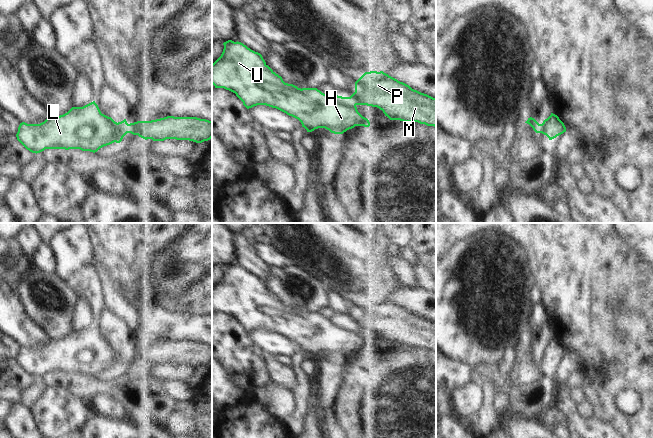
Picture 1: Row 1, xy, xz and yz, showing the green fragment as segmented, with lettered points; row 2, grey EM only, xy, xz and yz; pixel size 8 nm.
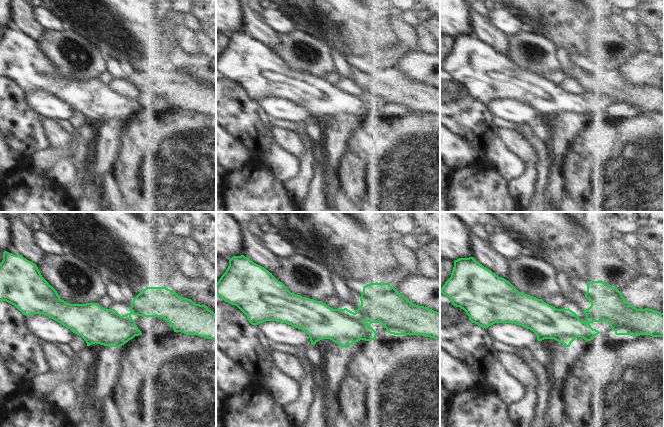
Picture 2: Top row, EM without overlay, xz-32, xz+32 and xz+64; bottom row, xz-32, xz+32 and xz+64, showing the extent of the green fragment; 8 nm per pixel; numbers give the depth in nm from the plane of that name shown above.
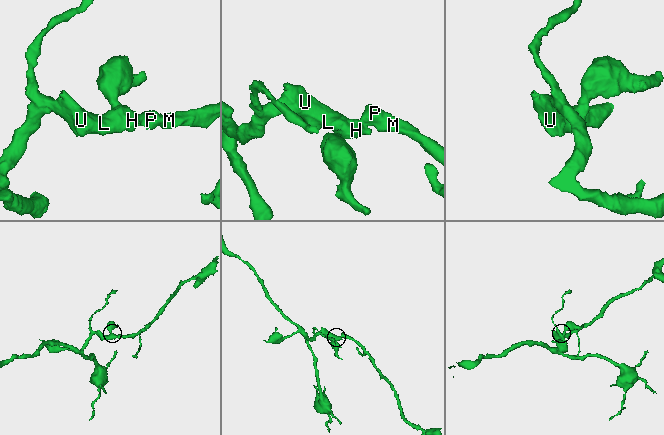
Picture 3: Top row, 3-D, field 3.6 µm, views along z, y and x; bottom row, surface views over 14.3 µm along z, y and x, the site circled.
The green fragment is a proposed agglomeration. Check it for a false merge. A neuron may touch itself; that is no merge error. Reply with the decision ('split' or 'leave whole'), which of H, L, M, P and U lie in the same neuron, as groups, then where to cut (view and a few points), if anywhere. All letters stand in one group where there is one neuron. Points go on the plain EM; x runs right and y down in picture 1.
split; H L U / M P; cut in xz along (348, 321), (355, 329)

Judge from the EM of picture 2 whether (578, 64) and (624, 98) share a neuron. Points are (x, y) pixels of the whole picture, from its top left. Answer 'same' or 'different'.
same

